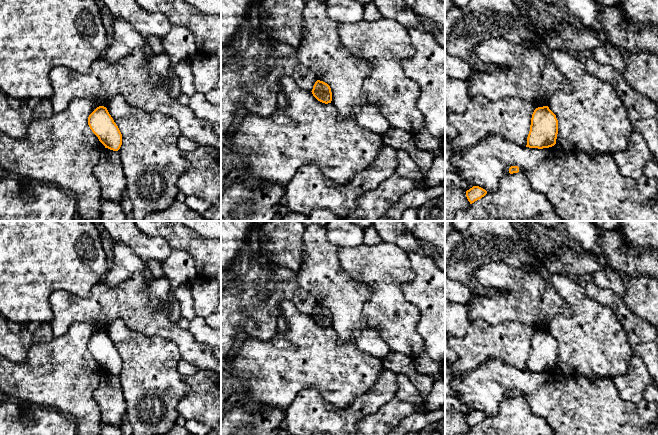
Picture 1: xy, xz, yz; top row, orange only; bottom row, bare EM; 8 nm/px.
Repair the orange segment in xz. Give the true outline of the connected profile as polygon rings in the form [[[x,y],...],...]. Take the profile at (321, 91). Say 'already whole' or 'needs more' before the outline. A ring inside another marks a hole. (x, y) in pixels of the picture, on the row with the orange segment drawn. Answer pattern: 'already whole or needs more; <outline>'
already whole; [[[317,80],[311,92],[313,96],[322,103],[328,104],[332,101],[331,88],[323,81]]]

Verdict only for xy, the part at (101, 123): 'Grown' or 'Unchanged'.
Unchanged

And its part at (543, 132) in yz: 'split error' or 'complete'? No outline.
complete

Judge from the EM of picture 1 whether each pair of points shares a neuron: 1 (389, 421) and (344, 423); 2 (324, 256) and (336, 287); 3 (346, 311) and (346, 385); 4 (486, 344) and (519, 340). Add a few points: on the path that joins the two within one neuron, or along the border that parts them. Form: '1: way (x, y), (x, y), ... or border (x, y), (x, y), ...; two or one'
1: border (378, 409), (363, 416), (356, 424); two
2: way (324, 264), (324, 271), (331, 279); one
3: border (331, 326), (339, 342), (351, 340), (367, 352); two
4: way (494, 341), (511, 341); one

